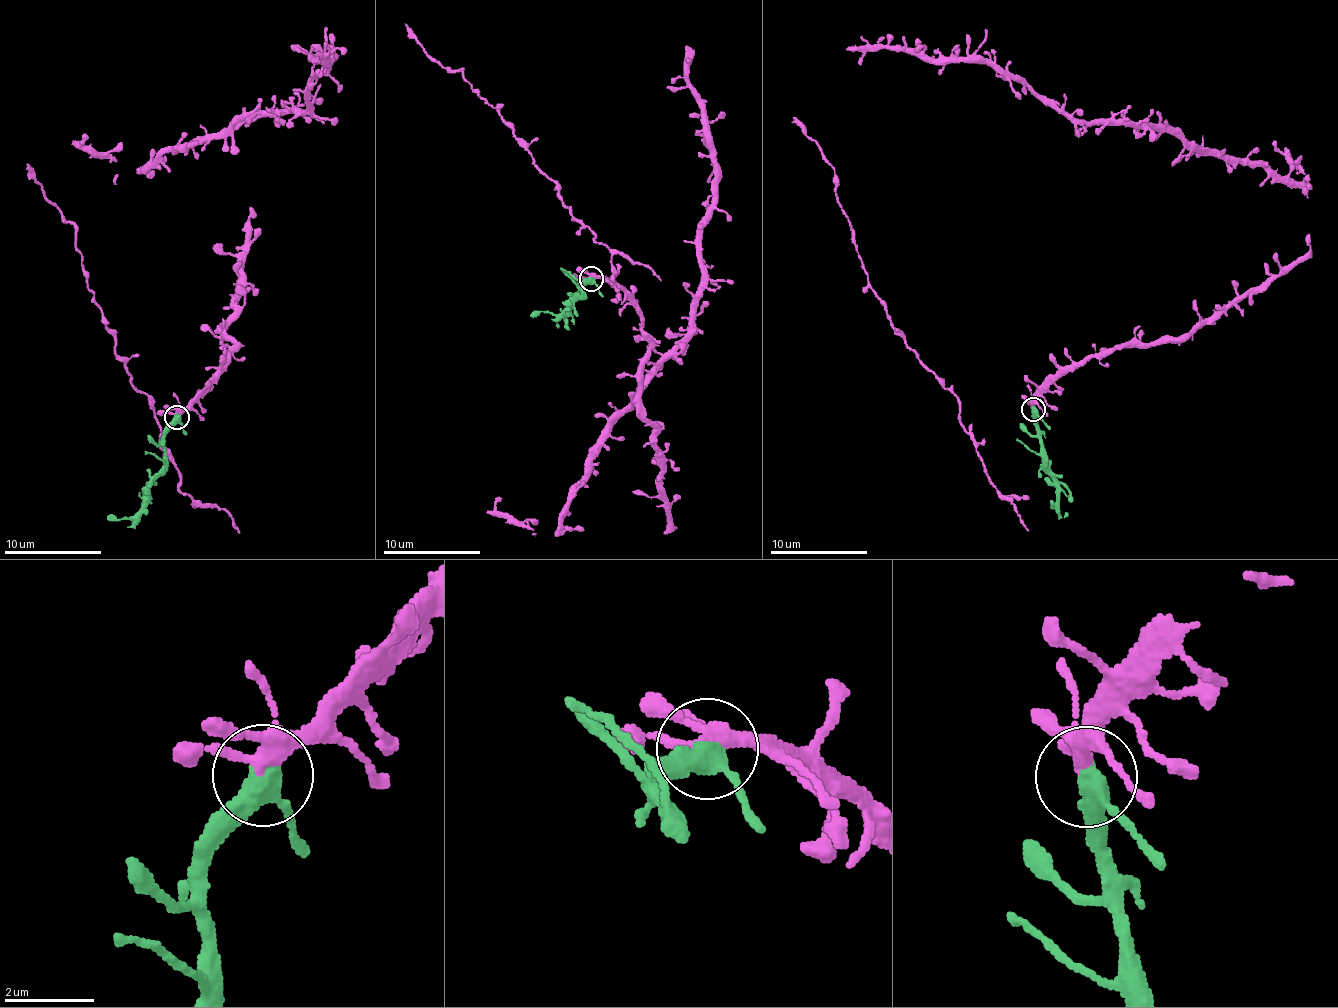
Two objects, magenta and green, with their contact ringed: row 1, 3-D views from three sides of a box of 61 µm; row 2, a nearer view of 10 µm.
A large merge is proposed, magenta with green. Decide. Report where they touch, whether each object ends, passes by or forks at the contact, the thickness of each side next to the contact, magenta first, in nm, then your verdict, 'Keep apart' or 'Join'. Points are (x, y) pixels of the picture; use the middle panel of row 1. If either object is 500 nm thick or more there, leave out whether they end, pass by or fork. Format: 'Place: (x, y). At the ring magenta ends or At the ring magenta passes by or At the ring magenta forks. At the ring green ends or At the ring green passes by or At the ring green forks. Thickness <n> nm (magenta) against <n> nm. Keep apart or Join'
Place: (591, 279). At the ring magenta forks. At the ring green passes by. Thickness 240 nm (magenta) against 400 nm. Join

